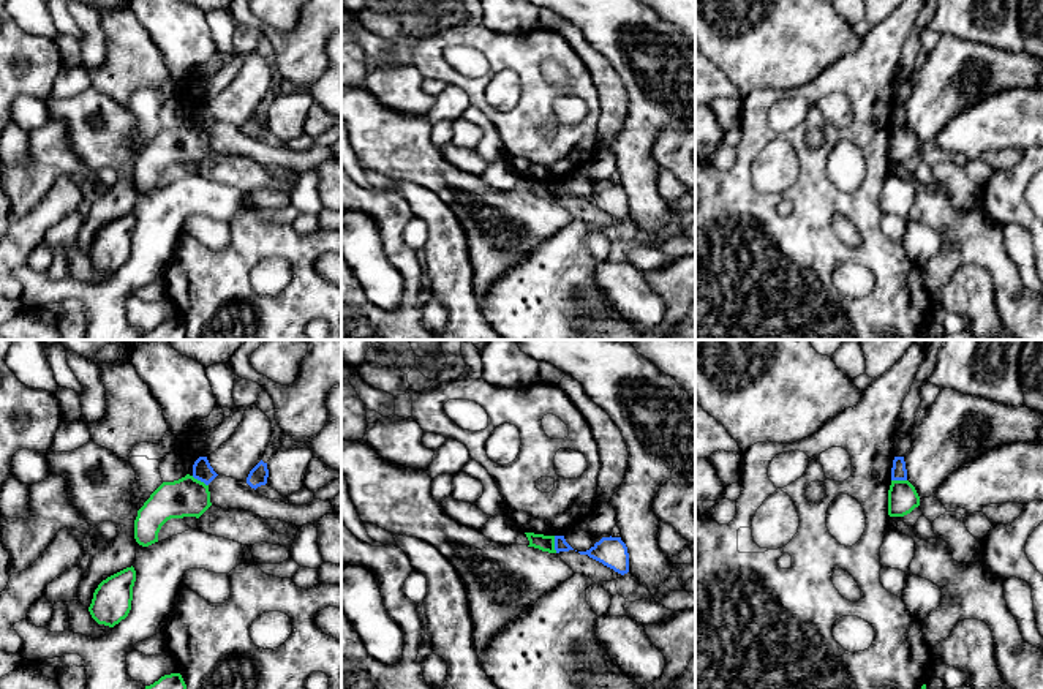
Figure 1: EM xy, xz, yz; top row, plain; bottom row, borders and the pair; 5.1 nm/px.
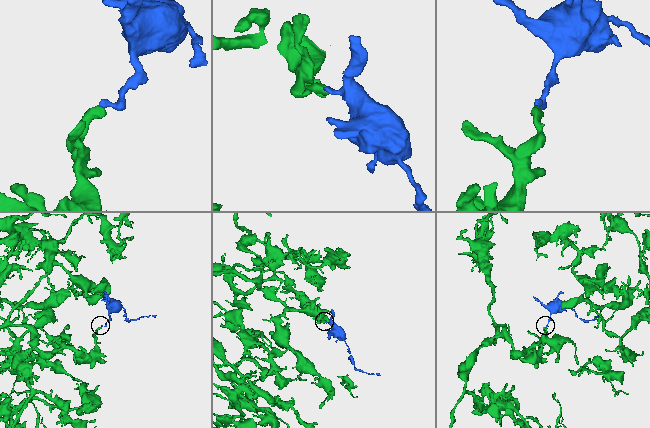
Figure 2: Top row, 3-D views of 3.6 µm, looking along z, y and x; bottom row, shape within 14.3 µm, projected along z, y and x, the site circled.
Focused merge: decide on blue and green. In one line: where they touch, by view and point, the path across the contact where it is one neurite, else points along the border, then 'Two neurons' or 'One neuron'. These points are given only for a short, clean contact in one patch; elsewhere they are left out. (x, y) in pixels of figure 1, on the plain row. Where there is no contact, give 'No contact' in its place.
Touches blue at xz (555, 190). Boundary: xz (553, 182), (553, 195), (557, 198). Two neurons

